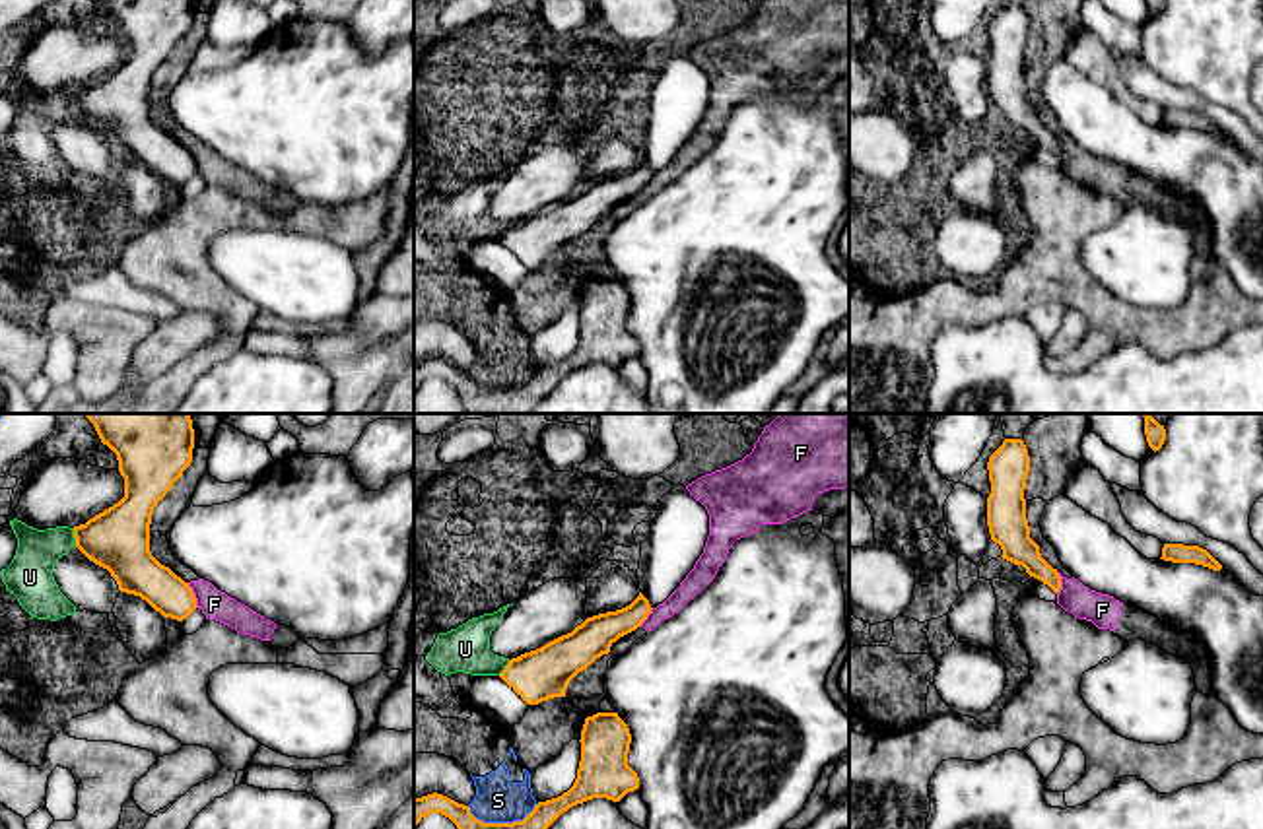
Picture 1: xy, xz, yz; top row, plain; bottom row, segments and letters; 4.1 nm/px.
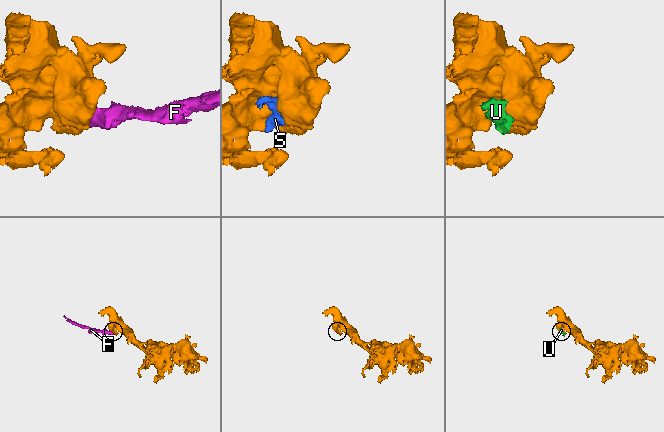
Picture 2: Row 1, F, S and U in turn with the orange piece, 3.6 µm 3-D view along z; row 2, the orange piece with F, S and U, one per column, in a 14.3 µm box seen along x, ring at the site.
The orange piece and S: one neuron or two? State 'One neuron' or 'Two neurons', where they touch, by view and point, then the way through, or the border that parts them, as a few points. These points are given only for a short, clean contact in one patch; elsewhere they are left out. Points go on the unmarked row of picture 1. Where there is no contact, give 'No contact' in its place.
Two neurons. Touches orange at xz (500, 389)

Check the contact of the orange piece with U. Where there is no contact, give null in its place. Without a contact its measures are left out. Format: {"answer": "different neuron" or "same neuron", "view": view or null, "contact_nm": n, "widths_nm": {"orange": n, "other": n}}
{"answer": "different neuron", "view": "xy", "contact_nm": 80, "widths_nm": {"orange": 260, "other": 190}}

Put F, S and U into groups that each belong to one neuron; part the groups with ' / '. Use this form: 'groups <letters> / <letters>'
groups F / S U

